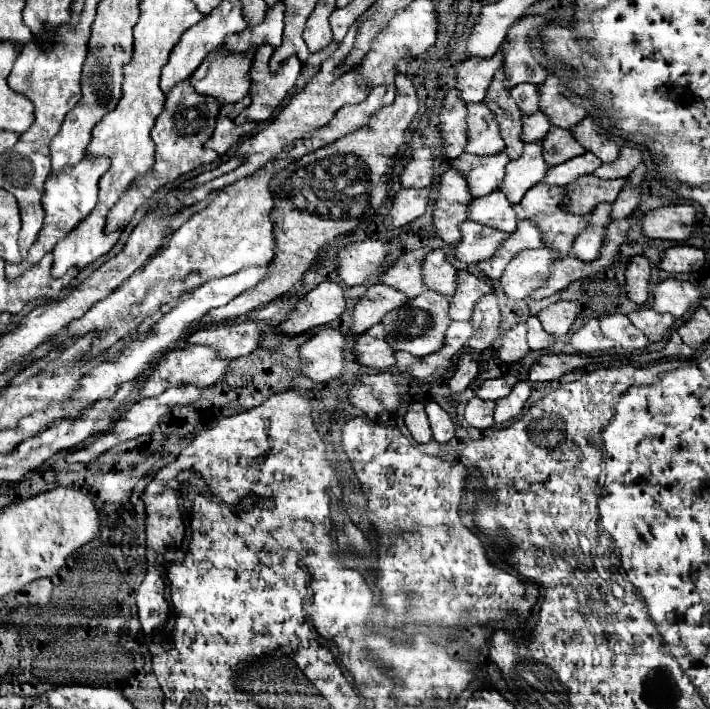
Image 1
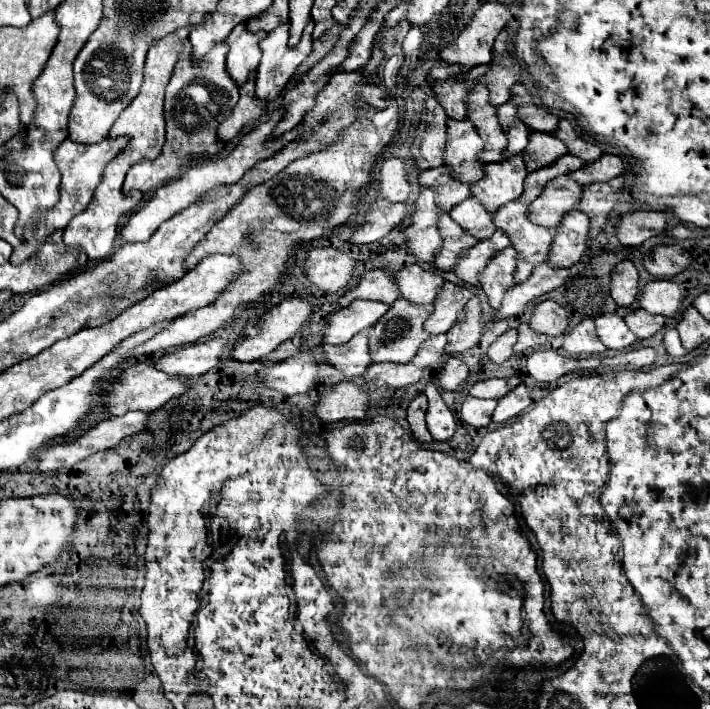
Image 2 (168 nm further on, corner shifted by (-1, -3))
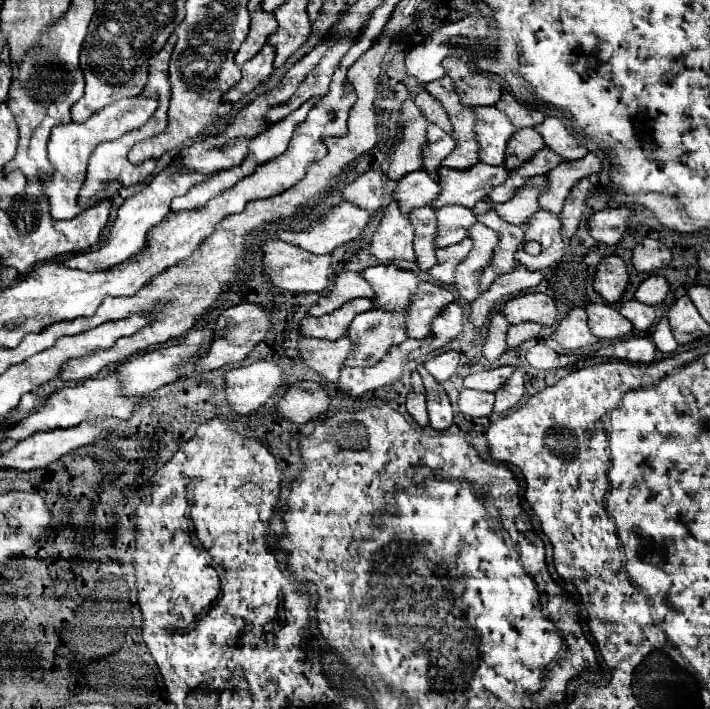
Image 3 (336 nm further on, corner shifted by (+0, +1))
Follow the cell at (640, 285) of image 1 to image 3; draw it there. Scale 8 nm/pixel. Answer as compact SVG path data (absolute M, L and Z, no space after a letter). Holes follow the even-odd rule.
M609 255L601 259L593 277L593 289L607 301L617 303L627 287L627 269L621 257Z

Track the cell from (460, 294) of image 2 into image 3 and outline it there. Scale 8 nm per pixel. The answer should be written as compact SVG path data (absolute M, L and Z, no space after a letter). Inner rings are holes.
M419 283L419 293L411 297L411 305L407 305L407 337L423 339L431 333L431 323L435 315L449 305L455 295L433 283Z

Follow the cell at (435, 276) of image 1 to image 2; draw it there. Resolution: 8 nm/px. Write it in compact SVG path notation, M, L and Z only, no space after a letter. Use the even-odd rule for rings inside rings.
M420 265L402 267L396 273L398 289L406 301L420 303L420 305L434 305L444 279L432 271L422 269Z

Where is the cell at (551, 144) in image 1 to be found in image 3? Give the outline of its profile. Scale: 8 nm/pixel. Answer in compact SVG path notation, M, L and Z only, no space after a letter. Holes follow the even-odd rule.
M531 127L519 129L515 131L515 137L511 137L511 141L507 143L507 157L503 165L507 165L507 169L517 169L519 165L523 165L523 161L527 161L531 155L535 155L543 147L545 143L535 129Z

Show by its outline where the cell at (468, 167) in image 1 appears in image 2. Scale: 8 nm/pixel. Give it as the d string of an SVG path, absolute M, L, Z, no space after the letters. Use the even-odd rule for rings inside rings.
M446 165L434 167L434 169L424 169L420 173L420 185L436 189L436 203L446 211L450 211L454 205L458 205L460 201L464 201L472 195L472 191L470 191L472 185L460 181L456 177L456 173Z

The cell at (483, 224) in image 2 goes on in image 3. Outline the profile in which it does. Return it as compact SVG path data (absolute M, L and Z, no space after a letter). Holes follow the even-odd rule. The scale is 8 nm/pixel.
M447 205L437 211L439 221L439 237L435 237L435 245L447 247L463 241L467 237L467 229L477 223L475 215L467 207Z

